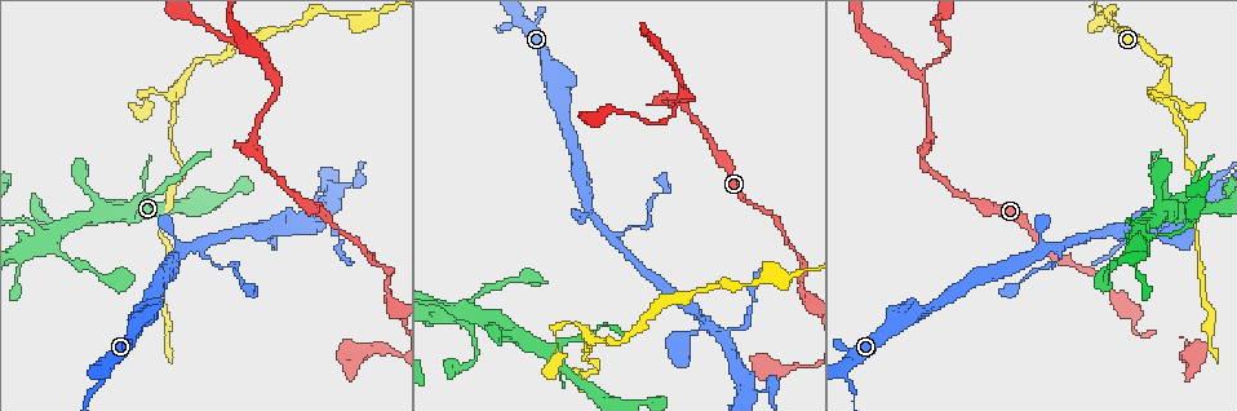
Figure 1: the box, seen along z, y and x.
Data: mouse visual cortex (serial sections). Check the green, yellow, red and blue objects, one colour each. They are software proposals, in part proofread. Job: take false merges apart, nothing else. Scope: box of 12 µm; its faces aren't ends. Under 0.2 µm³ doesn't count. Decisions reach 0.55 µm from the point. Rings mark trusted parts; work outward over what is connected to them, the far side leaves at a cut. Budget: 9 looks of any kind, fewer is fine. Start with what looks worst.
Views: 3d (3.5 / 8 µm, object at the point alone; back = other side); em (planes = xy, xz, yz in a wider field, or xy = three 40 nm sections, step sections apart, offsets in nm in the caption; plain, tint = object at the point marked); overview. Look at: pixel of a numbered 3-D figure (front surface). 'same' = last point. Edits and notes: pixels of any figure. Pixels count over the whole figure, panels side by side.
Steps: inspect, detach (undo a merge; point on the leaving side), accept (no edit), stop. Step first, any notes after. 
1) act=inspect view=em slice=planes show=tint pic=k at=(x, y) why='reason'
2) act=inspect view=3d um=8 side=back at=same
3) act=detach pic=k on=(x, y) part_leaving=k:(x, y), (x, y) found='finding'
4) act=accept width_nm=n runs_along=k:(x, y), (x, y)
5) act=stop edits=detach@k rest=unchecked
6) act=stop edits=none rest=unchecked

act=inspect view=3d um=8 pic=1 at=(174, 114) why='thick turns thin'

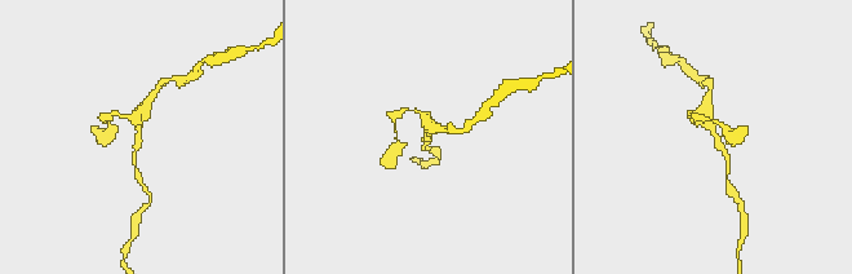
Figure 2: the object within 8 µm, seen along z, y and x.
act=inspect view=em slice=xy step=3 show=tint pic=2 at=(427, 139) arm_widths_nm=150,300 why='now the EM'

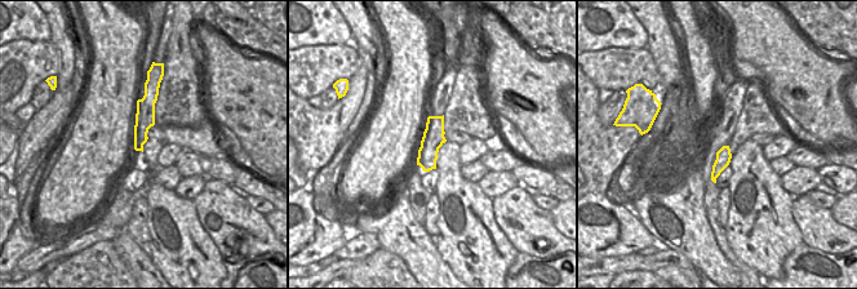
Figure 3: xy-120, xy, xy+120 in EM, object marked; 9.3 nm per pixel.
act=accept width_nm=200 runs_along=3:(151, 90), (146, 103), (138, 147) found='one cell here'

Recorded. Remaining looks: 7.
act=inspect view=em slice=xy step=1 show=tint pic=1 at=(769, 388) why='sharp bend'

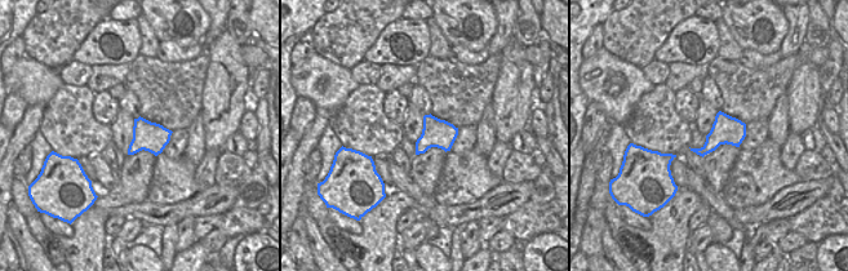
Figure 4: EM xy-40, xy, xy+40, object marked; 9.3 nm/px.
act=inspect view=3d um=3.5 at=same

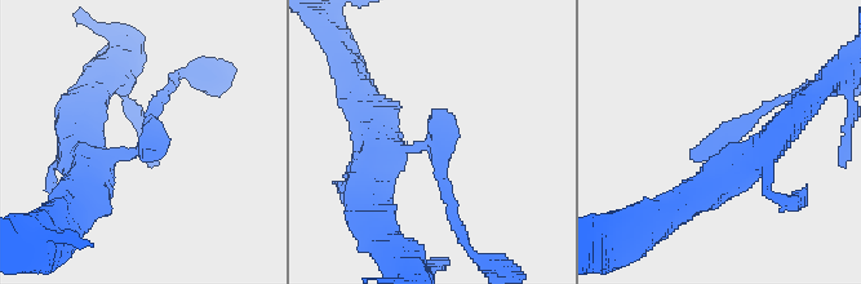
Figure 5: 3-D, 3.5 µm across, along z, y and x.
act=accept width_nm=260 runs_along=5:(708, 191), (733, 167), (727, 140), (780, 96) found='one cell here'

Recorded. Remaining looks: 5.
act=inspect view=3d um=8 pic=1 at=(99, 382) why='calibre changes'

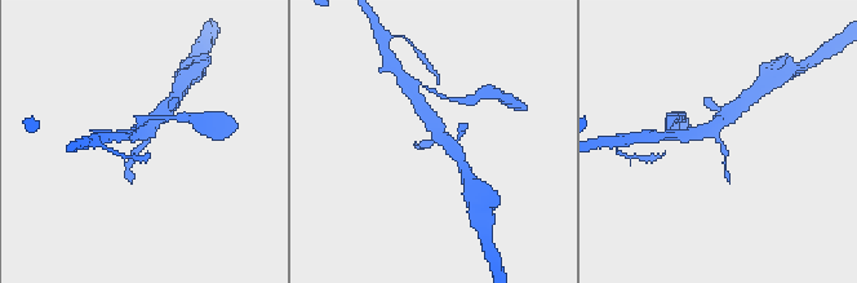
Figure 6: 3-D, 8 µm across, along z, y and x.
act=inspect view=3d um=3.5 pic=6 at=(721, 143) why='zoom in'

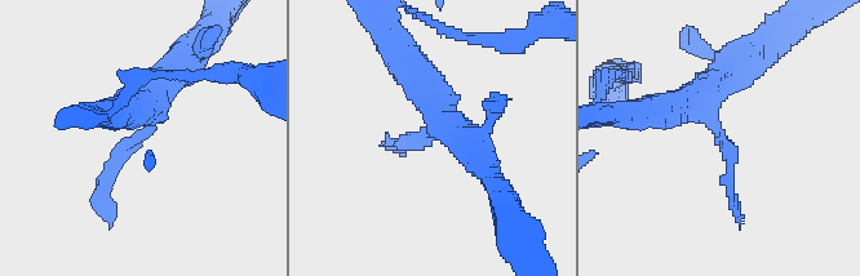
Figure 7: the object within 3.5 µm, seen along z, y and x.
act=inspect view=em slice=xy step=1 show=tint pic=7 at=(143, 129)

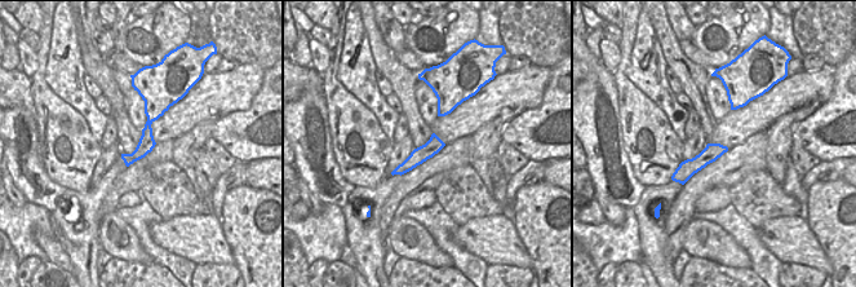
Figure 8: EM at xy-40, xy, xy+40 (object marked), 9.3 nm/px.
act=accept arm_widths_nm=150,400,400 runs_along=8:(146, 89), (146, 144), (128, 160) found='one cell here'

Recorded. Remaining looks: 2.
act=inspect view=3d um=8 side=back pic=1 at=(273, 77) why='branch point'

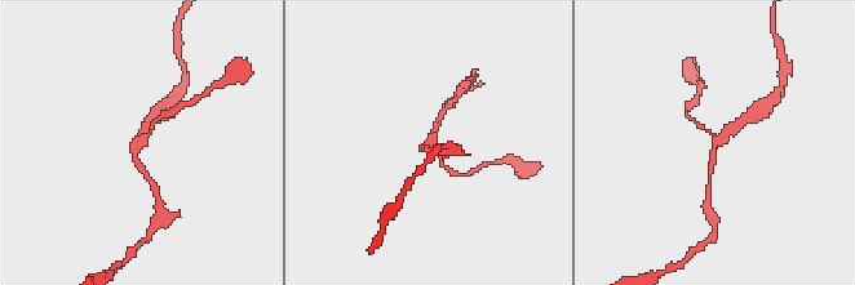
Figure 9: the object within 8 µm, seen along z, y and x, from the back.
act=inspect view=em slice=planes show=tint pic=9 at=(719, 143) arms=3 arm_widths_nm=150,150,150

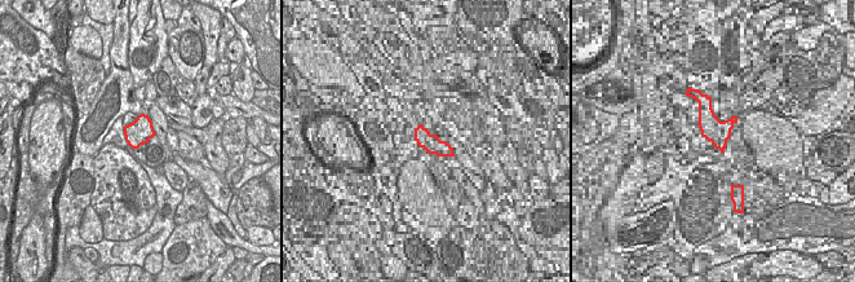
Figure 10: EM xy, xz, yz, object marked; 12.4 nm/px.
act=accept runs_along=9:(709, 174), (713, 146), (744, 120) found='one cell here'

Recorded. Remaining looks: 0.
act=stop edits=none rest=unchecked

